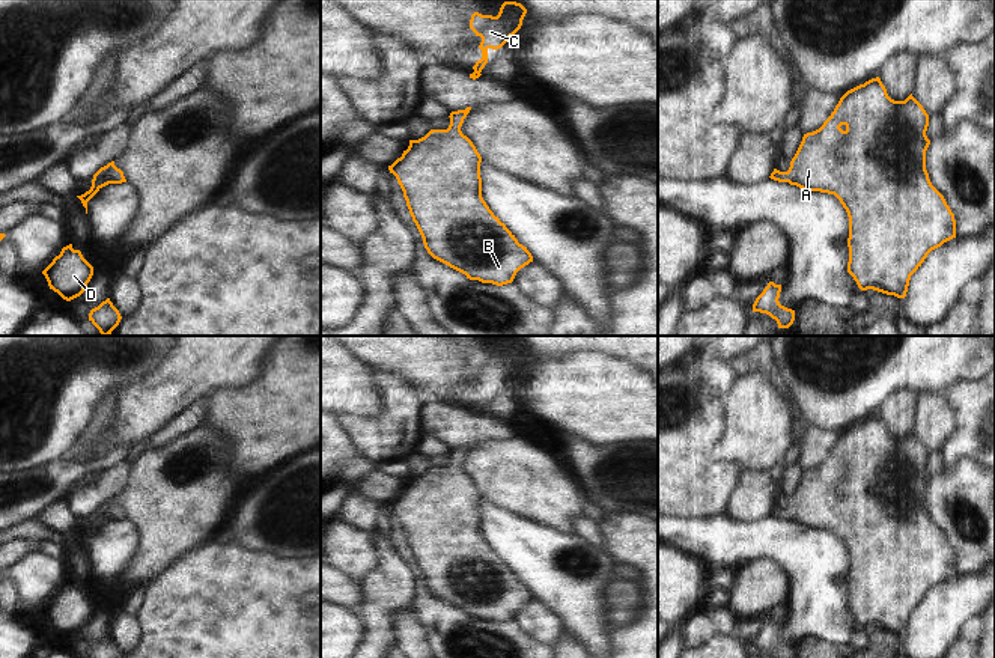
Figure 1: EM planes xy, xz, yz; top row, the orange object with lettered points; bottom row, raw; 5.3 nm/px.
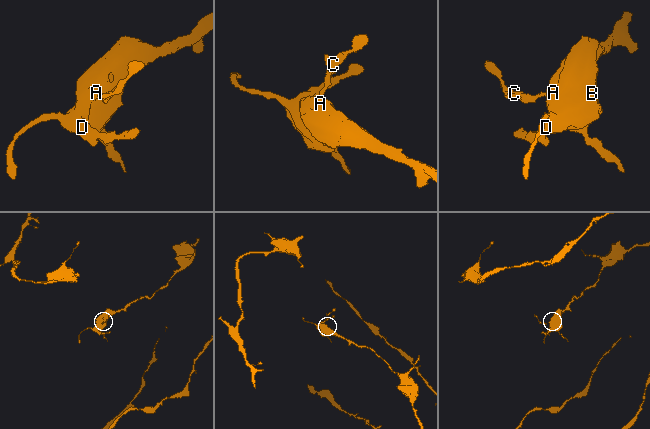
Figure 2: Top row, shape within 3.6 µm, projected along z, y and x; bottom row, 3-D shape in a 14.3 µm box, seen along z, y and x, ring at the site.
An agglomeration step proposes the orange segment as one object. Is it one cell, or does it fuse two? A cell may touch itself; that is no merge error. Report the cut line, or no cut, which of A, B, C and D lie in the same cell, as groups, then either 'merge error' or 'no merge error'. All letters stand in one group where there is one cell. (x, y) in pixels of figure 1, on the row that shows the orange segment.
no cut; A B C D; no merge error

